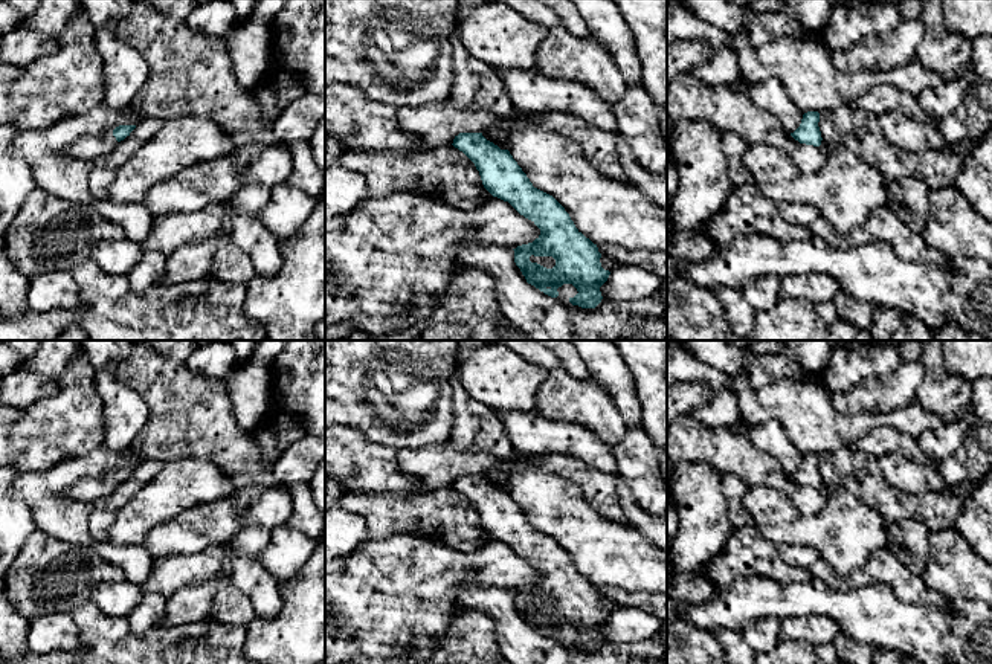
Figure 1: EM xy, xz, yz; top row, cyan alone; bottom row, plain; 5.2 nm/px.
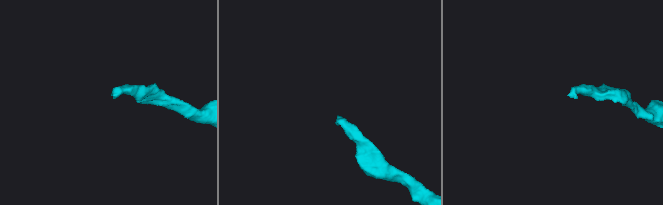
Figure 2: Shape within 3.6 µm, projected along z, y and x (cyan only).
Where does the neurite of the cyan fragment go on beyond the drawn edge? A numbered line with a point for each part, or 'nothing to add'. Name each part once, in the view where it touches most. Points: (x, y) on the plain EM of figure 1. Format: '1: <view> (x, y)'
1: xy (89, 489)

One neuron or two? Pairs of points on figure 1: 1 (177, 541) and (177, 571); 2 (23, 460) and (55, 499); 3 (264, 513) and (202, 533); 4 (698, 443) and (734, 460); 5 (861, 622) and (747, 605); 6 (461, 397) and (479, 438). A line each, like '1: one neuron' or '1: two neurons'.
1: two neurons
2: two neurons
3: one neuron
4: one neuron
5: one neuron
6: one neuron

